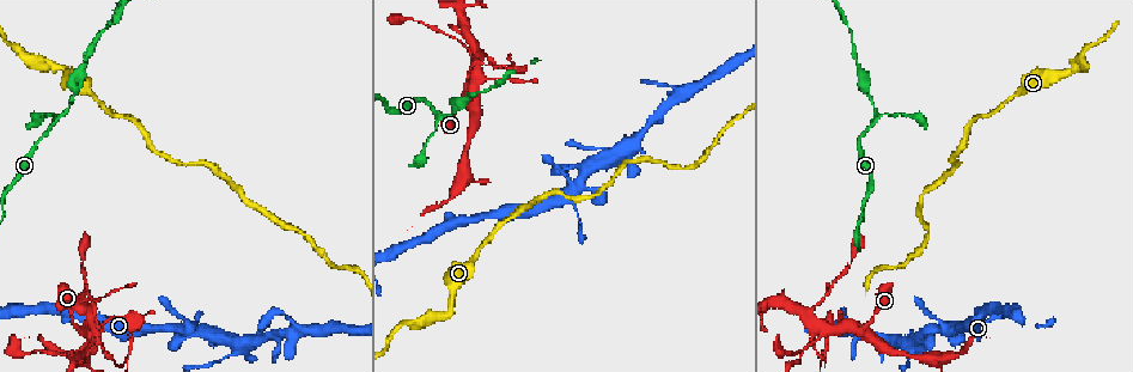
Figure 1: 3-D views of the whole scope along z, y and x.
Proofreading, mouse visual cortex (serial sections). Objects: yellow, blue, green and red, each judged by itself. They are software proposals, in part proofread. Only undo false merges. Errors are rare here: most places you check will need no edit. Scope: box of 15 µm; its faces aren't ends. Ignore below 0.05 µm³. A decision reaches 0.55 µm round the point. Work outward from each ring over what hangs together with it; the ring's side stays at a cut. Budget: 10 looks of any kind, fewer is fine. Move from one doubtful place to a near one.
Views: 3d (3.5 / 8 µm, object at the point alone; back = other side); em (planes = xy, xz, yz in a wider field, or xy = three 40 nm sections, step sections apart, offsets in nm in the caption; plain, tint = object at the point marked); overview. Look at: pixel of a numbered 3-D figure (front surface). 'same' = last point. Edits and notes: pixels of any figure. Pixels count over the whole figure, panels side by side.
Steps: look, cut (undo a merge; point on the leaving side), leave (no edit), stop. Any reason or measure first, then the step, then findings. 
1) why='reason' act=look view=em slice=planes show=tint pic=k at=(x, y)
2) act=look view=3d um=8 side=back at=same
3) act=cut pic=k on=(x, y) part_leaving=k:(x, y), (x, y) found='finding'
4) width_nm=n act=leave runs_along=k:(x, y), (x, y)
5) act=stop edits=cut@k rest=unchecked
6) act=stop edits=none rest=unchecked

why='sudden change in width' act=look view=3d um=8 pic=1 at=(96, 327)

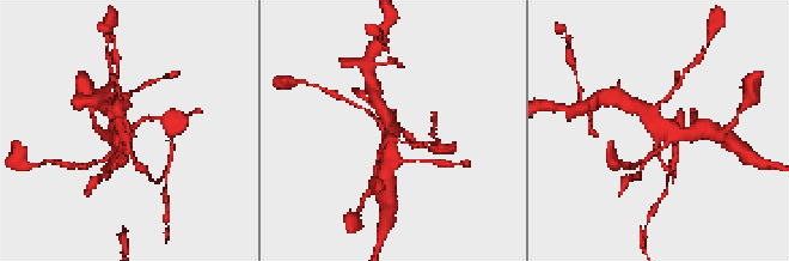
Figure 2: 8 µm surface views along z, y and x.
why='need the tissue' act=look view=em slice=xy step=3 show=tint pic=2 at=(662, 130)

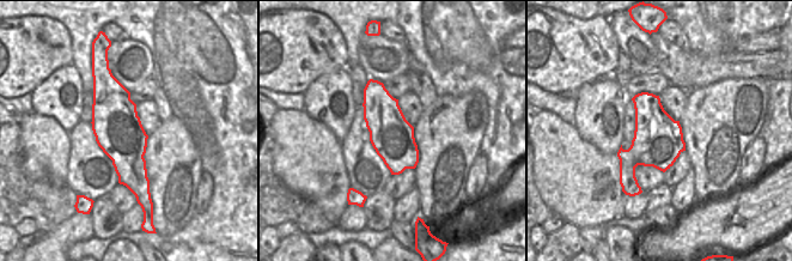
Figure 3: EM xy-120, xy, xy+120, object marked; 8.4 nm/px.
width_nm=360 act=leave runs_along=3:(108, 76), (138, 194) found='one cell here'

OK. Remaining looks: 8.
why='sudden change in width' act=look view=3d um=3.5 pic=1 at=(125, 360)

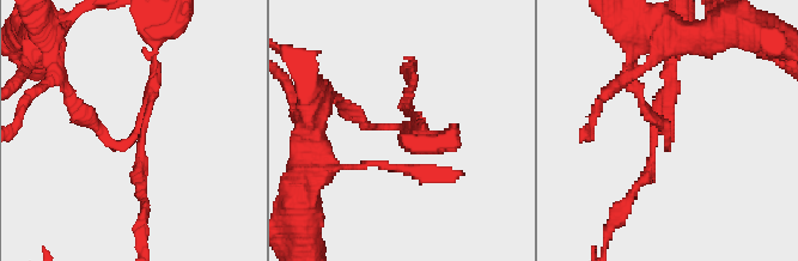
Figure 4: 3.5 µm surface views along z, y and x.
act=look view=em slice=planes show=tint pic=4 at=(136, 134)

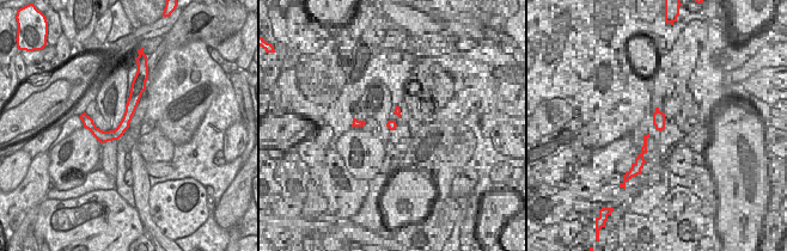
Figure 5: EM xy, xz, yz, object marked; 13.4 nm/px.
act=leave runs_along=5:(139, 91), (115, 134), (86, 122) found='one cell here'

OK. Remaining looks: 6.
why='calibre changes' act=look view=3d um=3.5 pic=1 at=(67, 351)

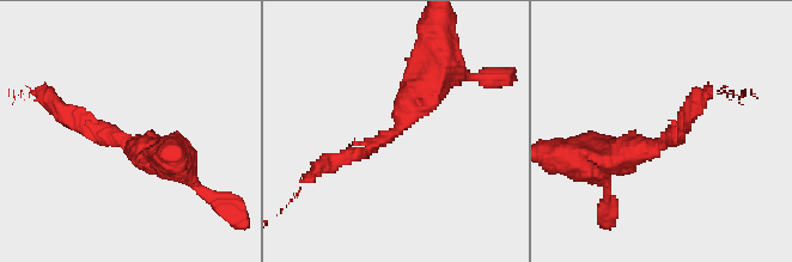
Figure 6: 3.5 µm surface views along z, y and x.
act=look view=em slice=xy step=1 show=tint pic=6 at=(665, 142)

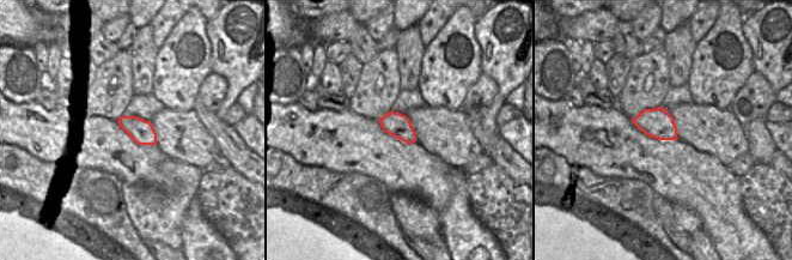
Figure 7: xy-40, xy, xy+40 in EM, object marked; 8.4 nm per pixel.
width_nm=200 act=leave runs_along=6:(434, 74), (387, 139), (328, 163) found='continuous, no second cell'

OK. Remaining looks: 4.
why='three-way junction' act=look view=3d um=3.5 pic=1 at=(54, 121)

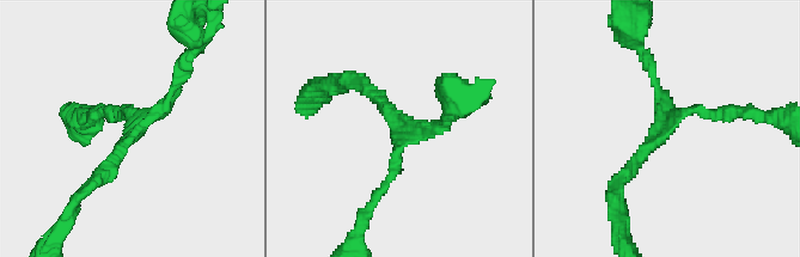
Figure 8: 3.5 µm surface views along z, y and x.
act=look view=em slice=xy step=1 show=tint pic=8 at=(132, 135)

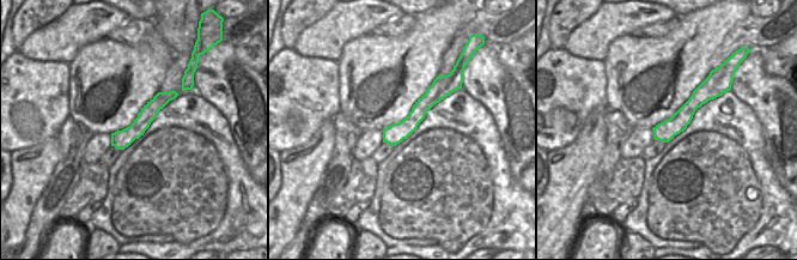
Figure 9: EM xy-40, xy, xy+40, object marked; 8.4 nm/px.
why='cut it another way' act=look view=em slice=xy step=5 show=tint at=same

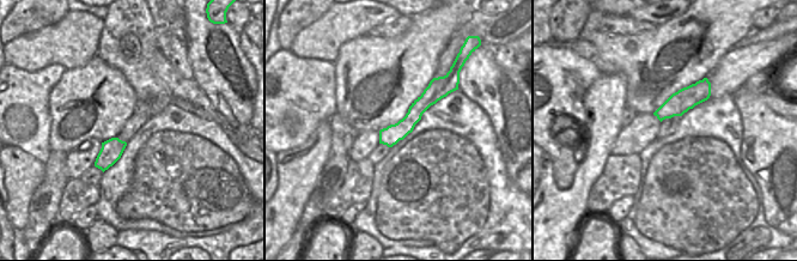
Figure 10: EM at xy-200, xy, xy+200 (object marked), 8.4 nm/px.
arm_widths_nm=150,150,200 act=leave runs_along=8:(87, 185), (169, 101), (176, 75) found='all the same cell'

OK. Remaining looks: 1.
act=stop edits=none rest=unchecked

